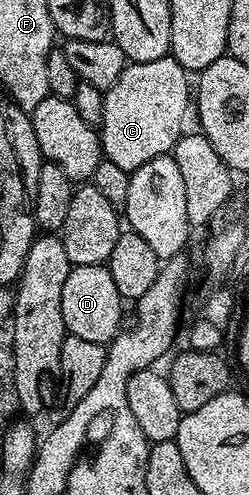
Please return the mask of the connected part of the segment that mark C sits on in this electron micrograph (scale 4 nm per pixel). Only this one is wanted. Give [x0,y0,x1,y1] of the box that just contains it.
[99,55,191,173]

